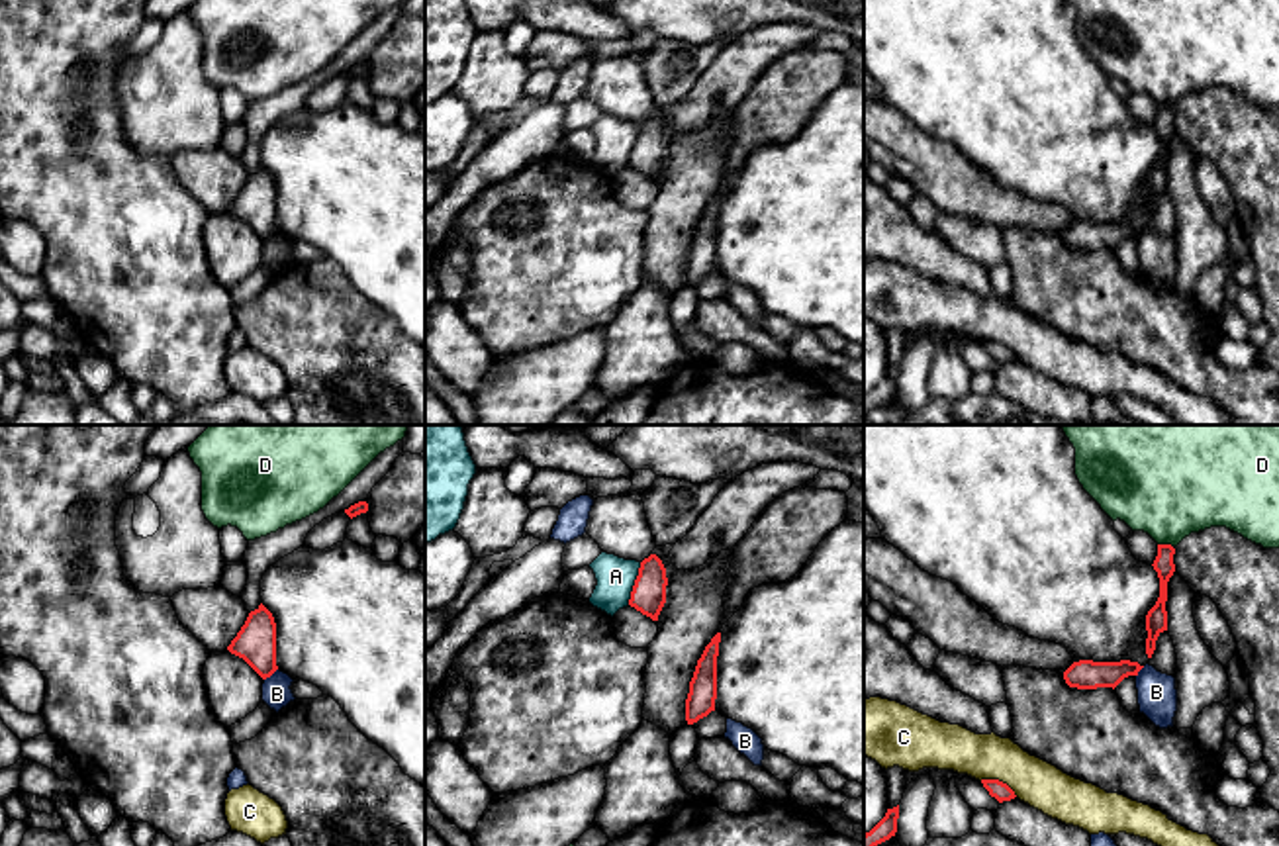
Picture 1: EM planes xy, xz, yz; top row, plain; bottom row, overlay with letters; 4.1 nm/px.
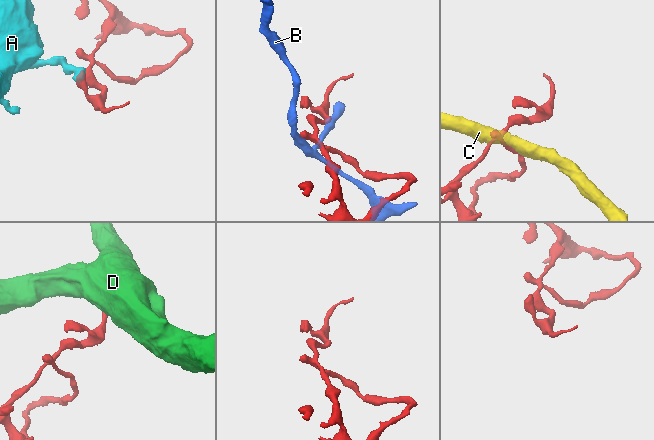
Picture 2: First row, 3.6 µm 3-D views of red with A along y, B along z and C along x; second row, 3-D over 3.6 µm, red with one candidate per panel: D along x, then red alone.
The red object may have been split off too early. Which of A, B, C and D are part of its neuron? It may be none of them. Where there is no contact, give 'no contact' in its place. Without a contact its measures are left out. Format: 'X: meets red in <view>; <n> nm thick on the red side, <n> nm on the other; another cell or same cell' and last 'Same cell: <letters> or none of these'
A: meets red in xz; 140 nm thick on the red side, 160 nm on the other; another cell
B: meets red in xy; 170 nm thick on the red side, 120 nm on the other; another cell
C: meets red in yz; 80 nm thick on the red side, 190 nm on the other; another cell
D: meets red in yz; 80 nm thick on the red side, 440 nm on the other; another cell
Same cell: none of these

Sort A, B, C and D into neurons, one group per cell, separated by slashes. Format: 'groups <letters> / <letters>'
groups A / B / C / D

